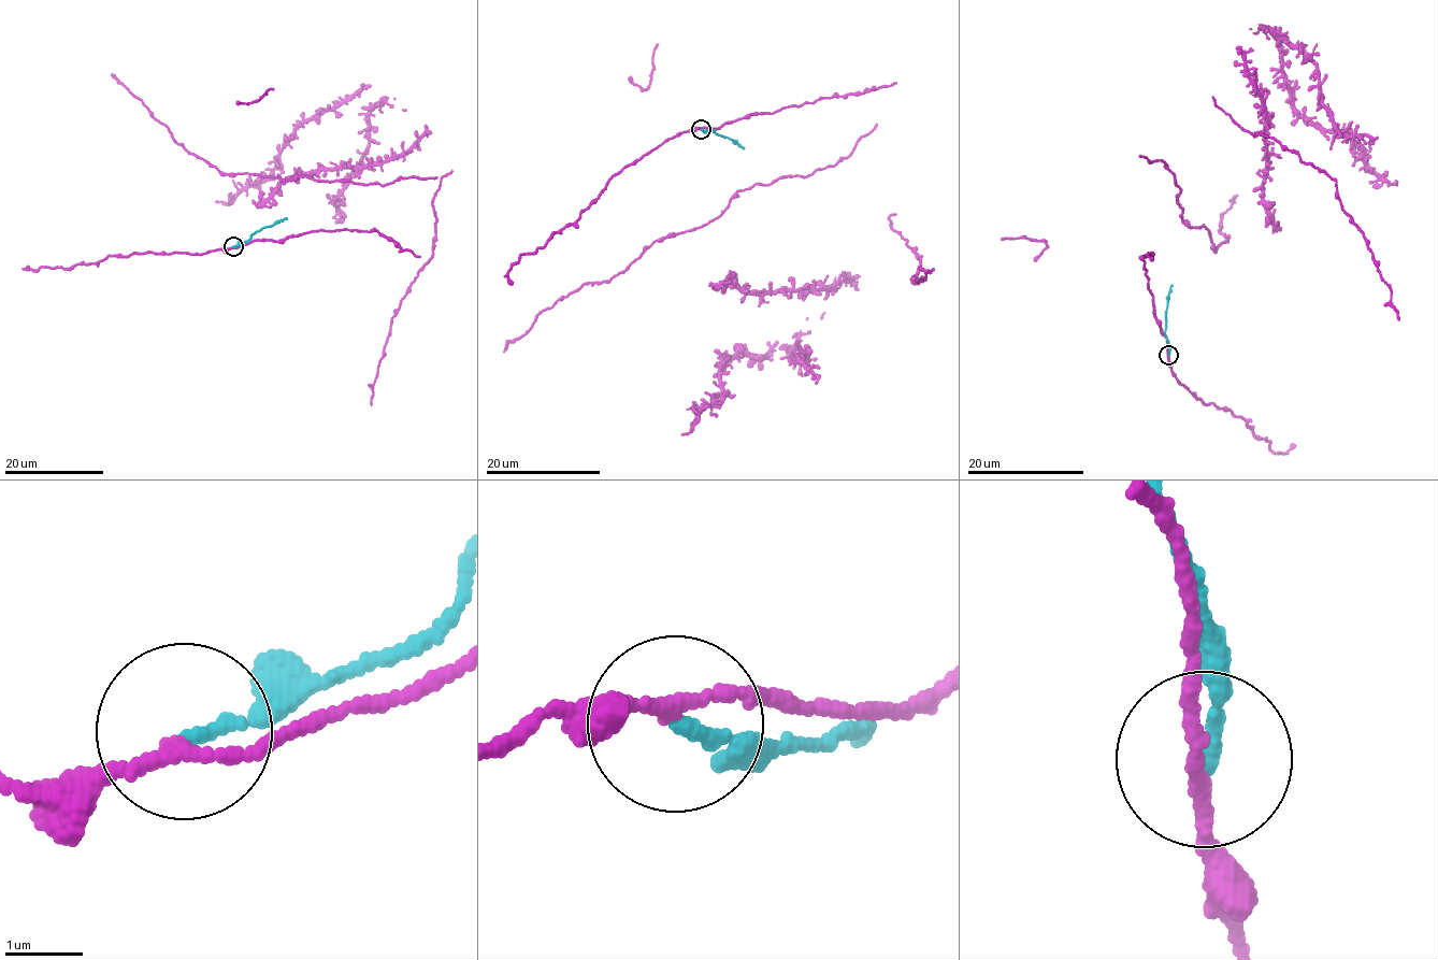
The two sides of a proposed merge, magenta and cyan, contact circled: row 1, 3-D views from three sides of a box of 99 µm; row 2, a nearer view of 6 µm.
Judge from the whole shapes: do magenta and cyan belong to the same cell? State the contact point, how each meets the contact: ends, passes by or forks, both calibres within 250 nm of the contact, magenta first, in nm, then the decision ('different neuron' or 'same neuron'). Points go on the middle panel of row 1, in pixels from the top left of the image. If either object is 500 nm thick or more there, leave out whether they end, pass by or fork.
place (701, 129); magenta passes by; cyan ends; calibres 170 and 170 nm; different neuron

